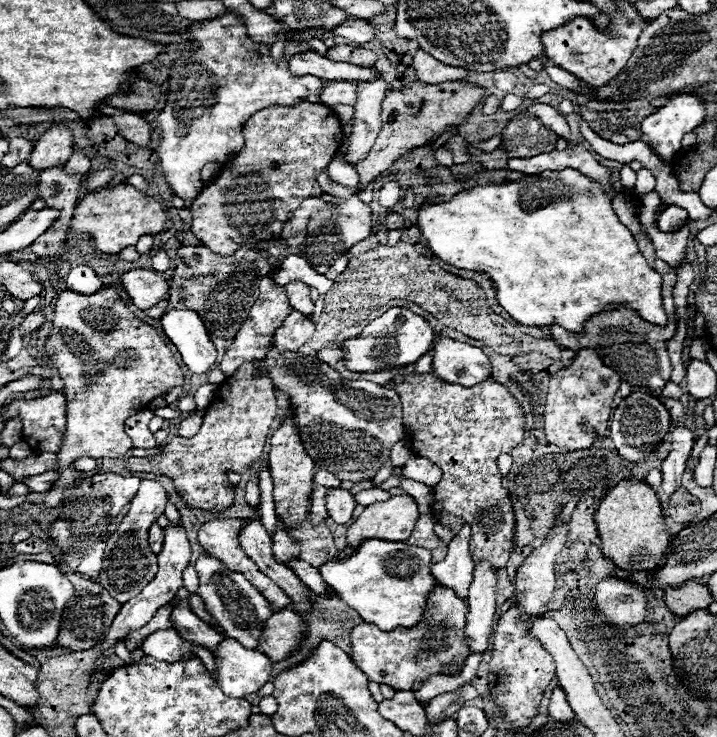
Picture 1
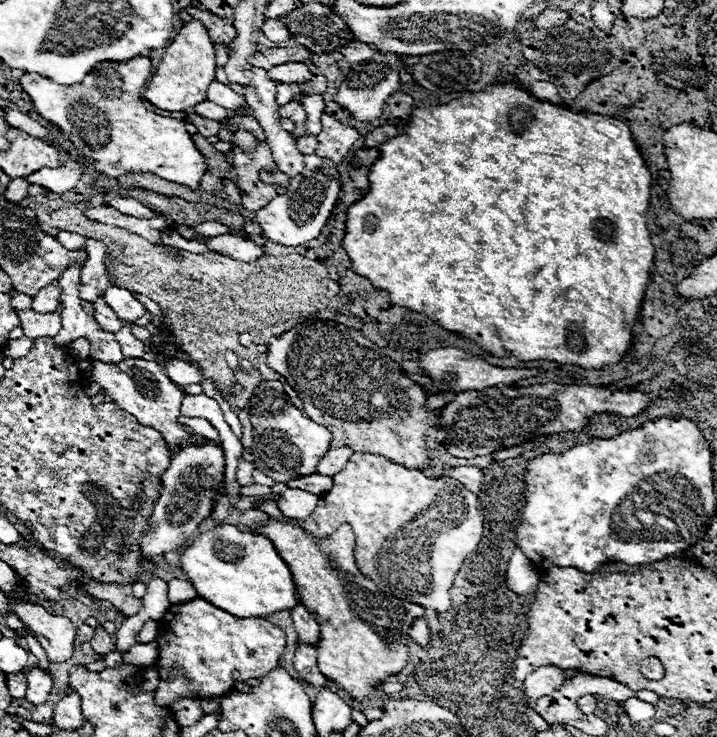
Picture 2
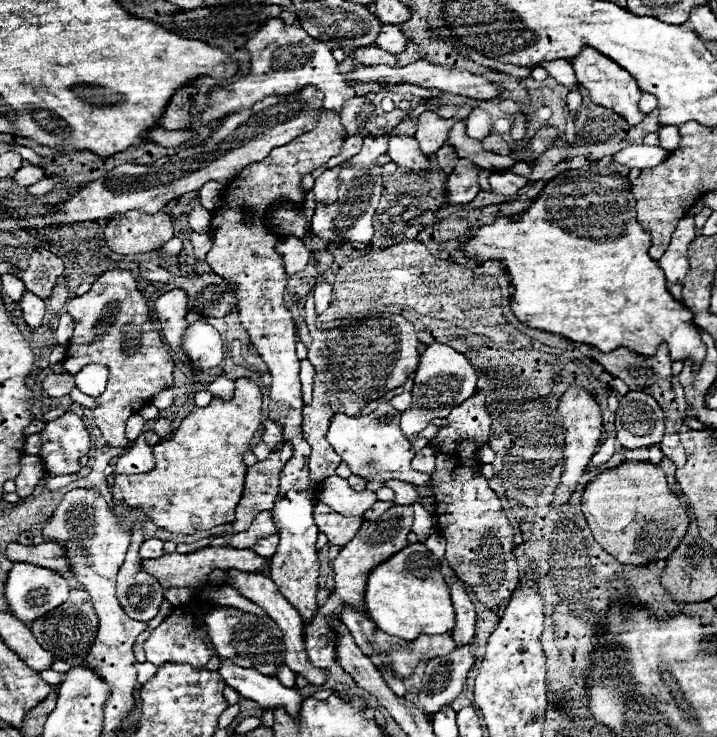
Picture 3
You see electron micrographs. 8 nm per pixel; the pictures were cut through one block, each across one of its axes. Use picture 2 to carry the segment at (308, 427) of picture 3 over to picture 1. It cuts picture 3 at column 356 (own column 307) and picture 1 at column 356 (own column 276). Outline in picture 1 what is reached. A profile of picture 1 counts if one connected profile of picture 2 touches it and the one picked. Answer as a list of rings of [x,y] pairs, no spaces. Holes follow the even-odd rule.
[[[390,308],[380,318],[374,318],[356,338],[342,342],[344,368],[350,372],[380,372],[398,366],[414,364],[434,346],[430,324],[406,308]]]

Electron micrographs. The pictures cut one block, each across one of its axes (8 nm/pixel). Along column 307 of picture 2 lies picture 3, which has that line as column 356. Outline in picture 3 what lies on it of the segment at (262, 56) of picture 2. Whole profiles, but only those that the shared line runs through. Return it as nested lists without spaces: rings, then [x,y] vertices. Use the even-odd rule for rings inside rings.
[[[364,46],[364,48],[354,50],[354,60],[356,60],[358,64],[364,64],[364,66],[396,66],[394,54],[384,52],[384,50],[380,50],[378,46]]]

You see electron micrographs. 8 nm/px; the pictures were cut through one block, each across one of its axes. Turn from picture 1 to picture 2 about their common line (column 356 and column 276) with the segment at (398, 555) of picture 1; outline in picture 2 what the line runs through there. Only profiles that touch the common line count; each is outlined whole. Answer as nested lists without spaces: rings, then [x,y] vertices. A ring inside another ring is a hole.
[[[220,524],[200,534],[182,554],[182,570],[190,576],[200,598],[236,618],[264,618],[280,610],[292,610],[300,600],[288,564],[276,552],[270,538],[242,532],[236,526]]]

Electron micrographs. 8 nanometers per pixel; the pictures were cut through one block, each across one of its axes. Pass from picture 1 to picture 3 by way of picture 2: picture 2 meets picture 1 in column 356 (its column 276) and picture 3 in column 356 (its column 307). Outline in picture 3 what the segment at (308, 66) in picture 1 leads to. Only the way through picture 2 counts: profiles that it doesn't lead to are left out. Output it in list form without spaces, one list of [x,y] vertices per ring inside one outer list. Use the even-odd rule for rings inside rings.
[[[418,60],[412,62],[408,66],[356,66],[354,70],[346,72],[348,80],[352,82],[378,82],[378,84],[414,84],[414,86],[422,86],[422,88],[436,88],[436,90],[446,90],[446,92],[454,92],[460,96],[468,96],[474,100],[490,100],[494,96],[500,94],[500,86],[488,82],[482,76],[470,74],[468,70],[460,68],[460,66],[434,66],[426,60]]]

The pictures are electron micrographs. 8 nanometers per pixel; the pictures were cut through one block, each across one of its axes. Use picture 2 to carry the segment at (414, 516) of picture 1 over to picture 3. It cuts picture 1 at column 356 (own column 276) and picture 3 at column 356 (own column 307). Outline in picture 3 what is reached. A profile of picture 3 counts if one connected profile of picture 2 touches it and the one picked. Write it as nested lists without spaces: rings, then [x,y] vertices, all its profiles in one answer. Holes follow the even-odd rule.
[[[394,505],[390,510],[386,510],[382,516],[378,516],[376,520],[364,522],[364,526],[358,530],[358,534],[346,546],[342,546],[340,554],[334,560],[336,586],[334,586],[332,596],[330,596],[330,614],[338,616],[342,602],[346,602],[346,604],[358,608],[358,612],[366,614],[366,606],[364,606],[366,578],[368,578],[370,570],[374,566],[378,566],[378,562],[384,562],[386,558],[390,558],[390,554],[396,554],[398,550],[402,550],[402,546],[408,546],[406,536],[412,530],[412,520],[414,520],[412,505]]]

